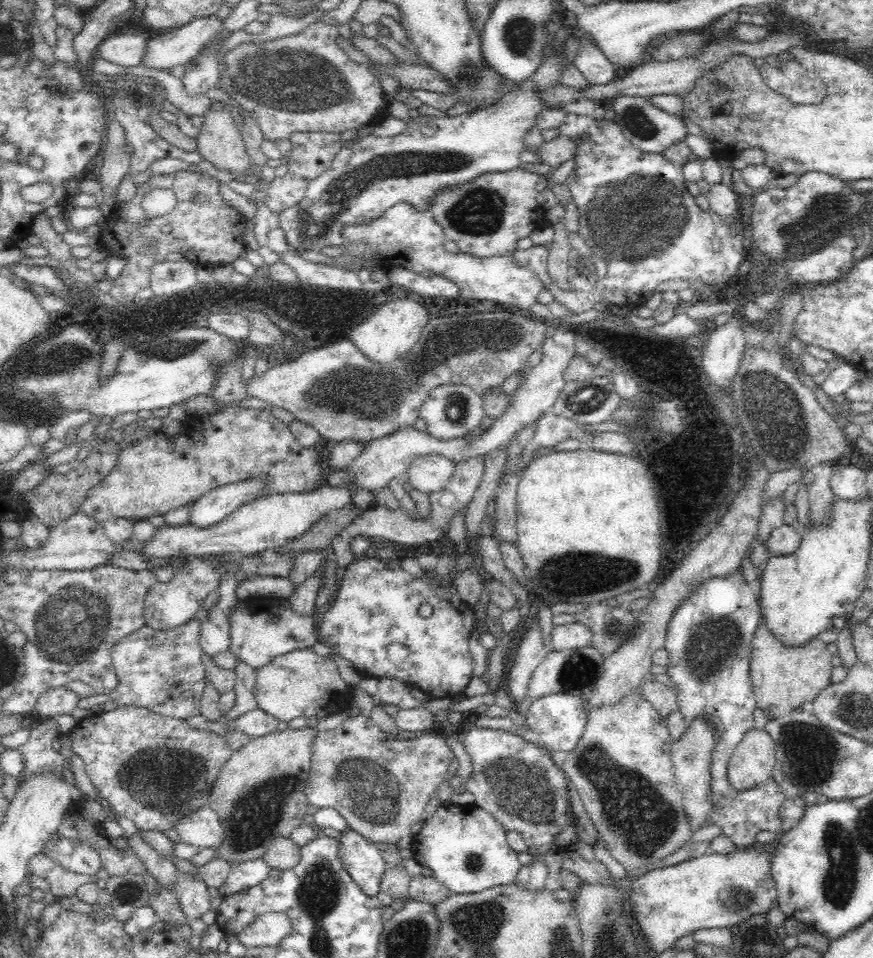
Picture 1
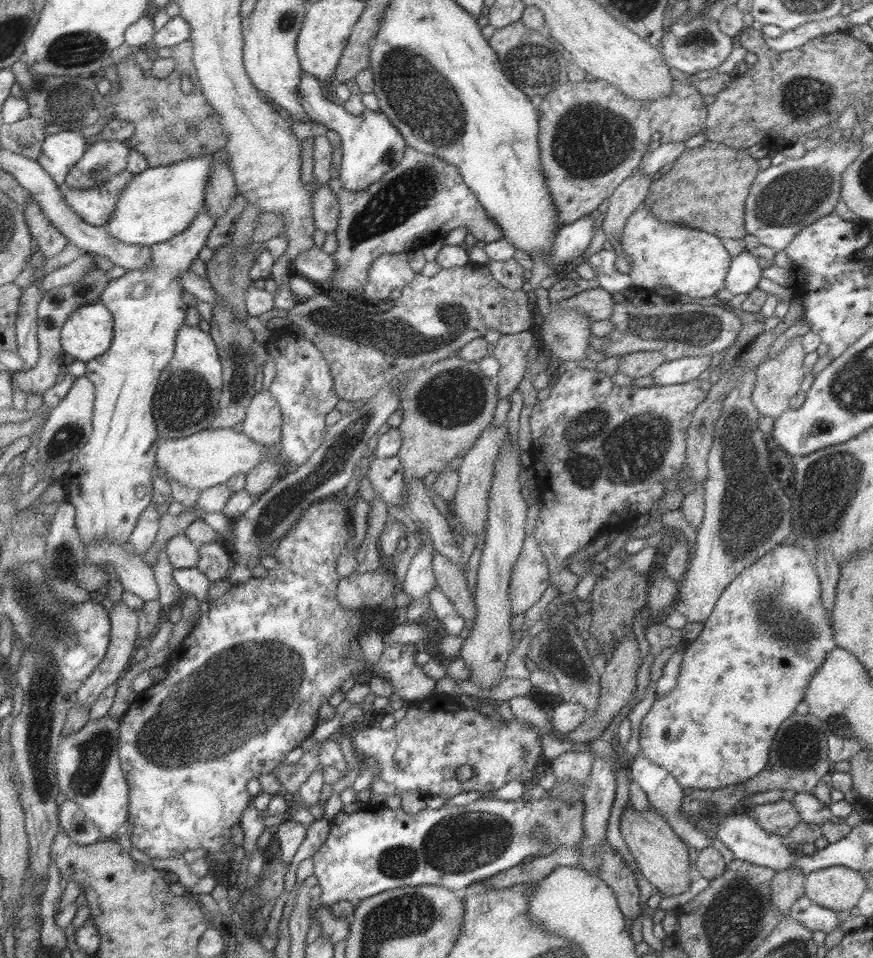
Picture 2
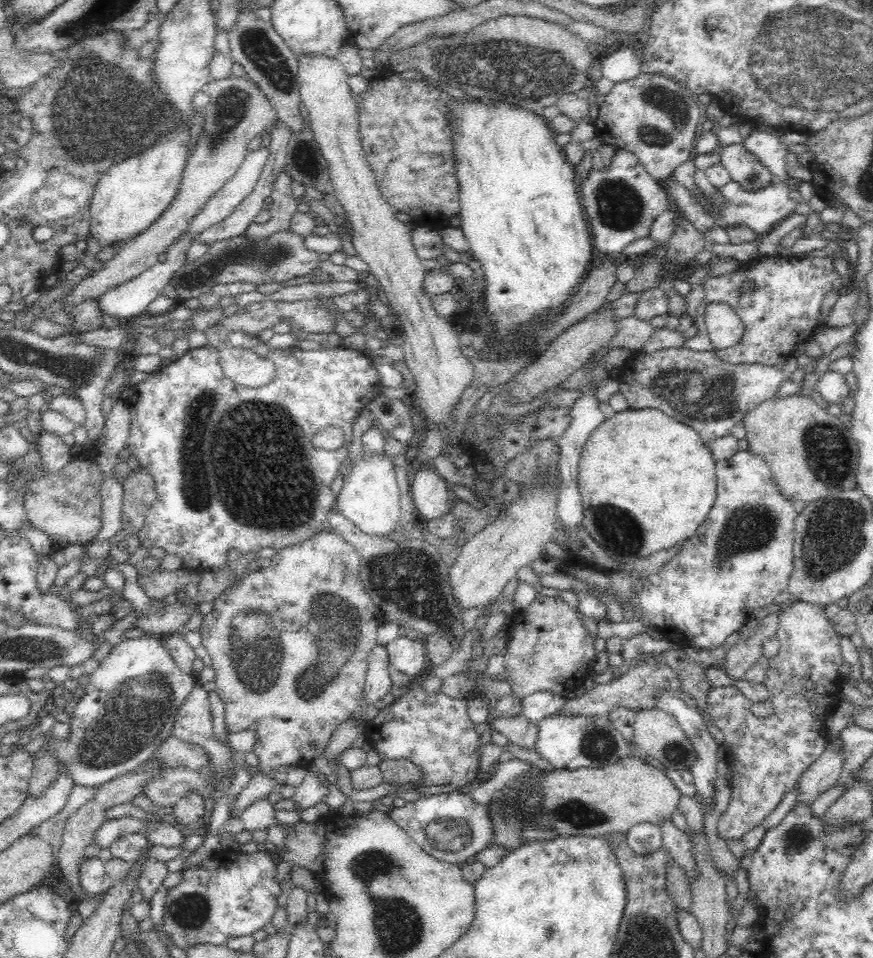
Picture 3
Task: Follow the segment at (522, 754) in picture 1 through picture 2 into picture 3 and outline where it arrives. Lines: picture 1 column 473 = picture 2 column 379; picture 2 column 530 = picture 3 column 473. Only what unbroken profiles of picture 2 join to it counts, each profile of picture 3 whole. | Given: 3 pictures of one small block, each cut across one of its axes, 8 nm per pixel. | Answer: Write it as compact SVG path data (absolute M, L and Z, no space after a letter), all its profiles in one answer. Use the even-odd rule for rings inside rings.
M422 678L413 679L411 685L412 692L408 696L398 698L390 705L380 709L374 718L367 722L368 745L379 753L381 761L407 759L414 762L416 767L422 770L423 784L453 784L454 786L464 786L474 781L481 759L480 735L474 729L474 723L470 721L467 711L466 700L456 700L450 698L442 692L427 694L422 687Z

